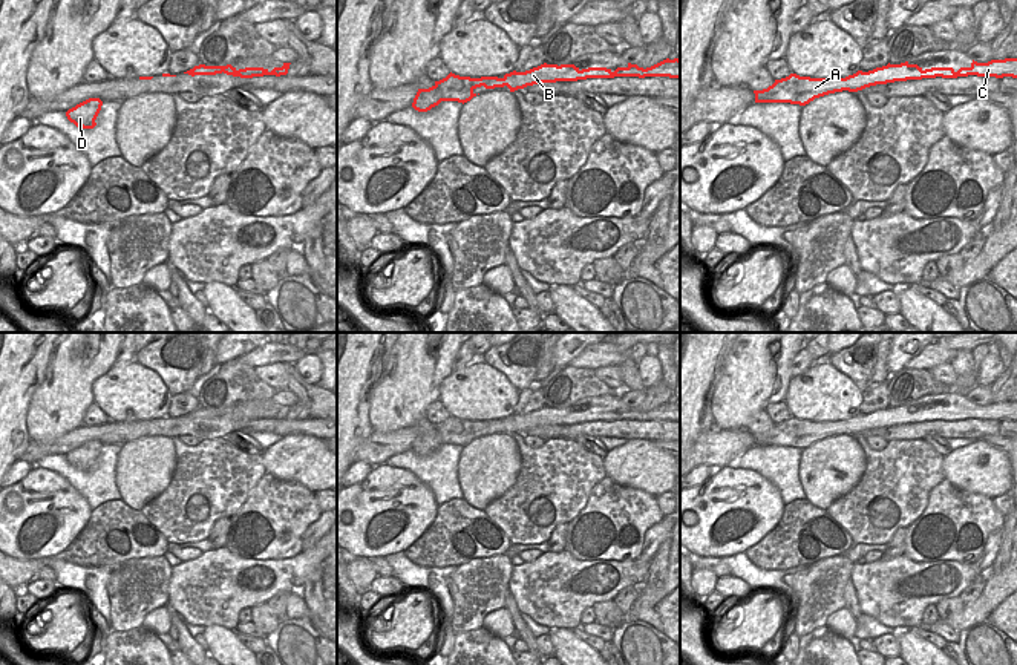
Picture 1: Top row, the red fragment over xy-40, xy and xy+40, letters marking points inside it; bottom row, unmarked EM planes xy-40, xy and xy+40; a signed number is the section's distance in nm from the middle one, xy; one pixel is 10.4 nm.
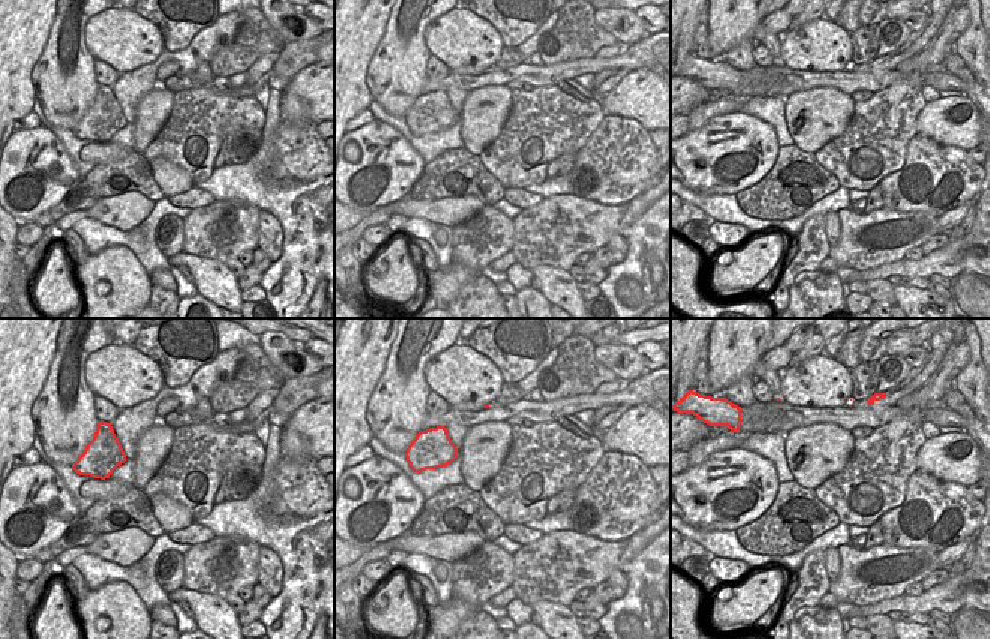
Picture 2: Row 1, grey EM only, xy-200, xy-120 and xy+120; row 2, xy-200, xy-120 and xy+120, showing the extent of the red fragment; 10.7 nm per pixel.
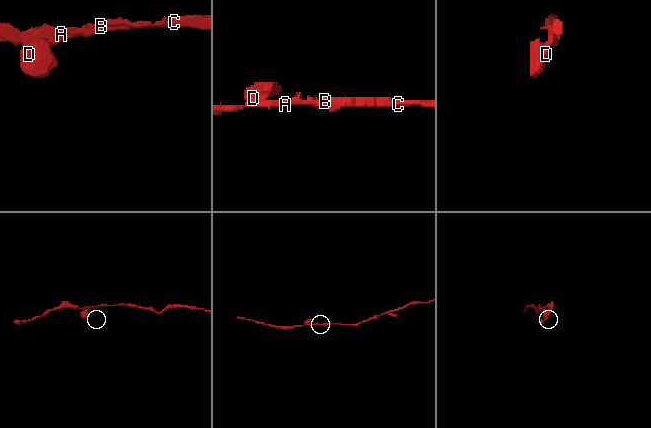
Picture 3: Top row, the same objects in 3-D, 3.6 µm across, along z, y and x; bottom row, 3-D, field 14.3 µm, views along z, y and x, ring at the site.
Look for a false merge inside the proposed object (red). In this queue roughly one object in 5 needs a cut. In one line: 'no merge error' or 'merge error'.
no merge error

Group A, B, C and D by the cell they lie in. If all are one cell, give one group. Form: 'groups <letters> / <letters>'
groups A B C D

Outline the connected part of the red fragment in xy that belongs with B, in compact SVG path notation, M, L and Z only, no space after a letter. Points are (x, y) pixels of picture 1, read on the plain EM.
M663 403L651 411L639 411L637 408L628 406L626 411L617 411L614 415L607 411L588 411L579 412L574 408L541 408L525 415L510 415L502 421L498 420L459 420L449 417L446 421L435 424L429 432L418 432L412 450L418 455L427 455L438 449L441 444L458 444L467 446L476 437L476 431L484 429L486 432L504 431L507 429L510 435L533 429L538 426L556 426L556 424L577 424L587 421L614 421L614 420L669 420L680 421L680 403Z

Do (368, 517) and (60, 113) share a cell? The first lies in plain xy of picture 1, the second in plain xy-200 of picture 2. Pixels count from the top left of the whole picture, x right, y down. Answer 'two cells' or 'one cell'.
two cells

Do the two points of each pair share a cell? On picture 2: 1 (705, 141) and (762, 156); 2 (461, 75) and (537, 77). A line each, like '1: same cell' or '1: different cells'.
1: same cell
2: same cell

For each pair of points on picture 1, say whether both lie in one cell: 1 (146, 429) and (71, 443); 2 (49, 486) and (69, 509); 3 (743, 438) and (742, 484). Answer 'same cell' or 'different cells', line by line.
1: same cell
2: same cell
3: different cells

